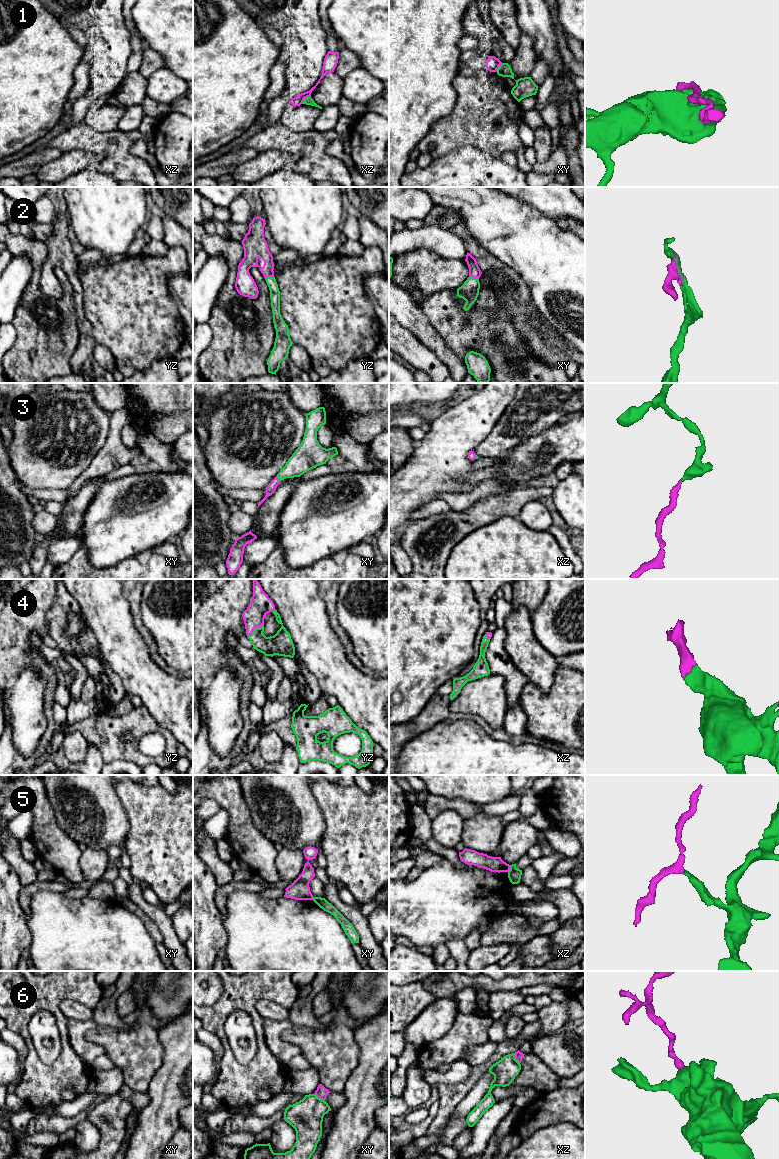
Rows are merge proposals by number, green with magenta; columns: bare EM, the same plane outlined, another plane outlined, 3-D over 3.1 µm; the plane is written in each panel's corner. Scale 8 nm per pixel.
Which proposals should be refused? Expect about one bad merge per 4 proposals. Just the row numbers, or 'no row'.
1, 5, 6

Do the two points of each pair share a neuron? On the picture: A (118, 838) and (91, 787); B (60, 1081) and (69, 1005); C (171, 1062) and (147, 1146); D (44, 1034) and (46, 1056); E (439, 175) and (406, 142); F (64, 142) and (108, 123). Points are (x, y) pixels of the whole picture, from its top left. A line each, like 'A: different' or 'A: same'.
A: same
B: different
C: same
D: same
E: different
F: different

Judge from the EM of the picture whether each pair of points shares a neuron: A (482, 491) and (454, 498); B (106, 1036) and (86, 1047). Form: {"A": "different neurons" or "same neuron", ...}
{"A": "same neuron", "B": "different neurons"}

